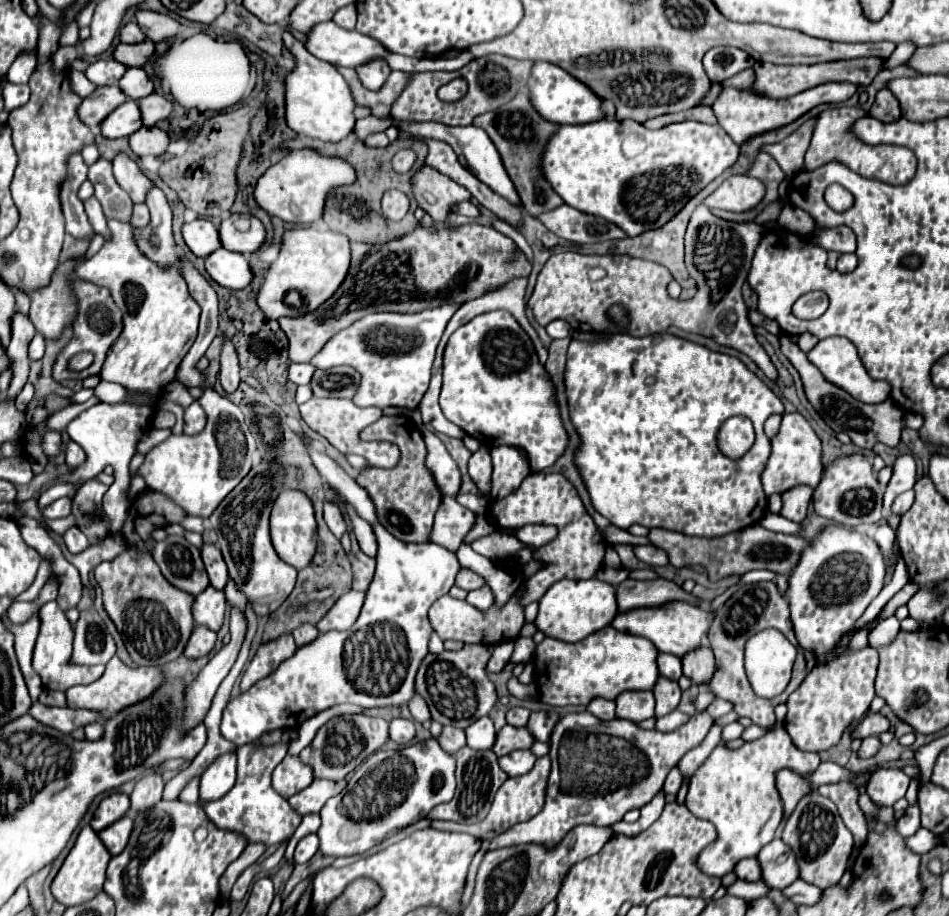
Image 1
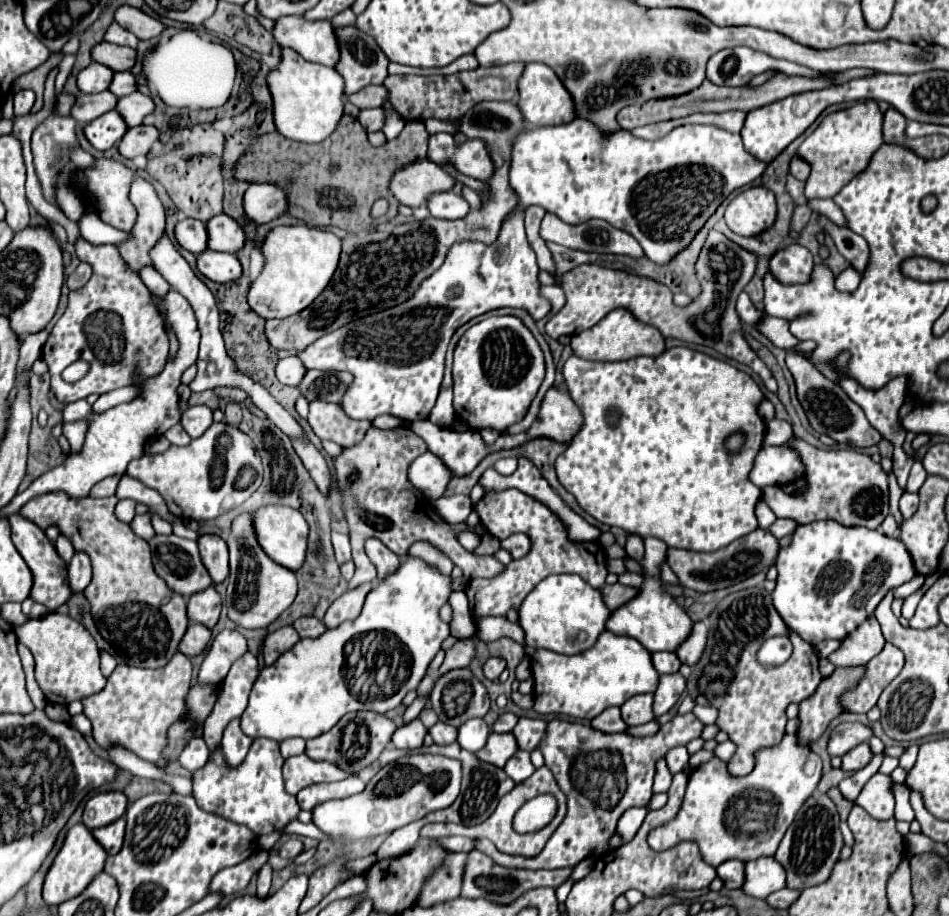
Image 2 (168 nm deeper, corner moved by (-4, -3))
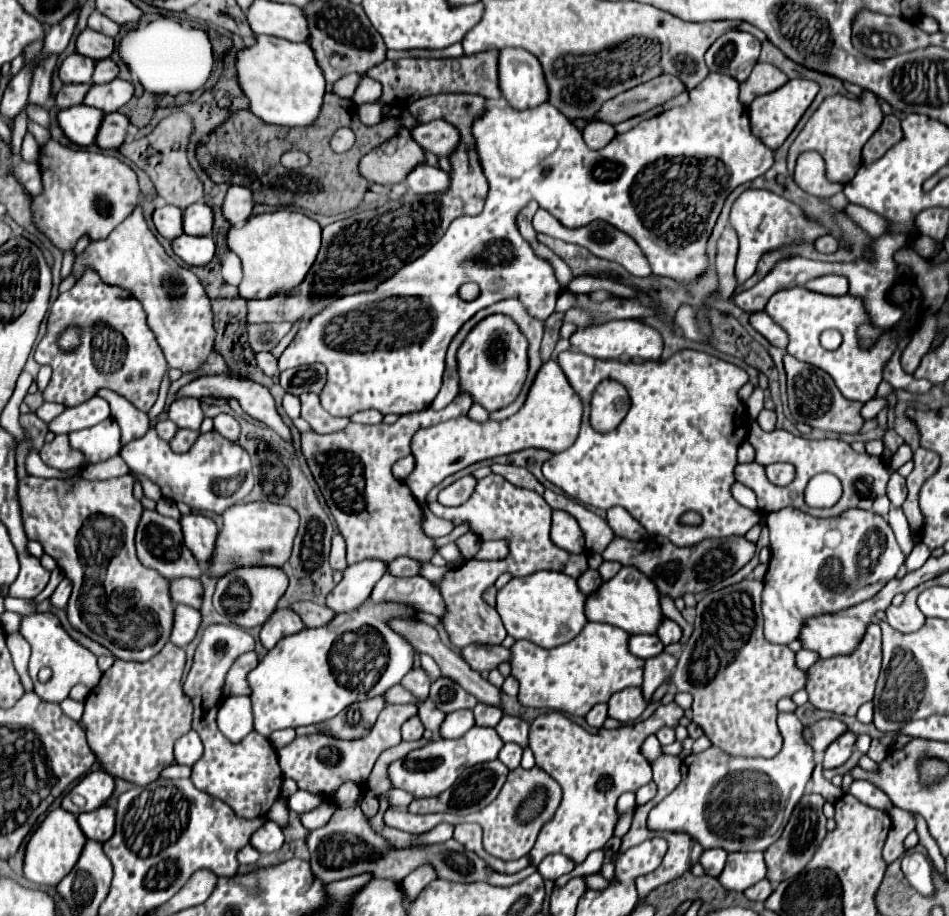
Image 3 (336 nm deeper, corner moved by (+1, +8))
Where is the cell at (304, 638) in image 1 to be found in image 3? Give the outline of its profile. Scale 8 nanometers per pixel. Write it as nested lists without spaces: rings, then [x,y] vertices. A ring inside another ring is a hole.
[[[298,601],[292,605],[292,609],[302,617],[306,627],[322,627],[334,619],[334,611],[326,605],[316,605],[312,601]]]

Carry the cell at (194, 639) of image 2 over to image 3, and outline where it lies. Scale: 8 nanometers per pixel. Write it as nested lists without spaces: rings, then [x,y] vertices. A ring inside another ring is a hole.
[[[176,605],[170,641],[178,647],[186,647],[196,637],[198,627],[200,627],[200,611],[184,607],[184,605]]]

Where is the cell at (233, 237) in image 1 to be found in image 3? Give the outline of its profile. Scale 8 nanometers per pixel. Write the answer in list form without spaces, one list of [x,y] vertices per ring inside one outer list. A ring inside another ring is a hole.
[[[194,203],[182,213],[182,229],[186,235],[210,235],[212,209],[206,203]]]

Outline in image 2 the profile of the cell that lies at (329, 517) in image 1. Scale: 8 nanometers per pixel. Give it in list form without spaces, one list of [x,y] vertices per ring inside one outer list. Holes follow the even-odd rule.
[[[333,532],[333,548],[335,548],[335,558],[339,564],[351,558],[351,544],[349,544],[349,534],[343,532]]]

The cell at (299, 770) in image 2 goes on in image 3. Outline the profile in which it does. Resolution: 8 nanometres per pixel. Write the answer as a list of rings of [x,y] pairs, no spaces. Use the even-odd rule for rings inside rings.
[[[386,705],[382,709],[382,713],[378,715],[378,721],[374,723],[372,731],[360,739],[346,741],[346,739],[336,739],[326,733],[296,737],[292,743],[278,749],[280,769],[282,769],[284,777],[296,781],[298,789],[320,795],[322,799],[334,803],[336,791],[342,783],[352,781],[358,787],[366,785],[366,779],[368,779],[376,759],[380,757],[380,753],[390,747],[396,747],[402,741],[400,727],[414,715],[416,715],[416,705]]]

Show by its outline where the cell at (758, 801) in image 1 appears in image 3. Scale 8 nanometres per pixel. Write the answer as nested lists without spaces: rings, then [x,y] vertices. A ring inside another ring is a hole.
[[[778,713],[778,727],[784,737],[782,751],[772,759],[758,757],[732,757],[718,747],[710,747],[702,753],[692,753],[682,761],[682,783],[662,799],[648,817],[650,829],[684,831],[690,833],[704,849],[720,847],[732,851],[766,851],[782,833],[784,809],[790,799],[798,799],[804,793],[806,783],[814,771],[814,753],[802,741],[802,723],[794,713]]]

